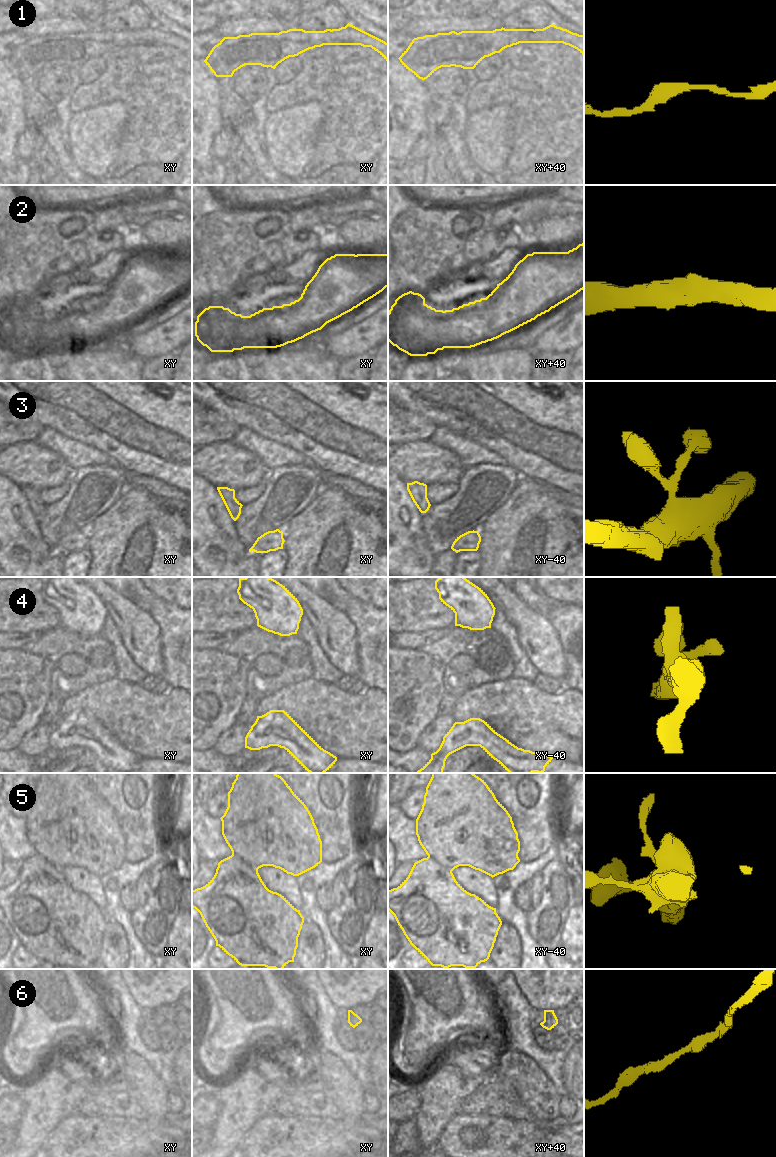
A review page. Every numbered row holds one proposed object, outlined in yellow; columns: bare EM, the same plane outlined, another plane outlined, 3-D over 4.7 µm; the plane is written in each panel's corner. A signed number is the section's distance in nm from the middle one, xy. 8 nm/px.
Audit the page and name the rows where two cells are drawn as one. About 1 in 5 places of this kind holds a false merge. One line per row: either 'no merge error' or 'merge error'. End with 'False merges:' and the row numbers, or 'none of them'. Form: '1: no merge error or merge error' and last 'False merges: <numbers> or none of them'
1: no merge error
2: no merge error
3: no merge error
4: no merge error
5: no merge error
6: no merge error
False merges: none of them

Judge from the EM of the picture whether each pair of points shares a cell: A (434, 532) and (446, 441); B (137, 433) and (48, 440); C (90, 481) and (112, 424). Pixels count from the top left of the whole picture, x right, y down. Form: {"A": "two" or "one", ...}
{"A": "two", "B": "two", "C": "two"}

